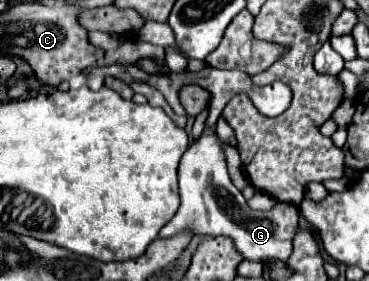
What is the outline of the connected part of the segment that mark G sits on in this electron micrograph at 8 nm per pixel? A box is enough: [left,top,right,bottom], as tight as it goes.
[162,127,298,261]

